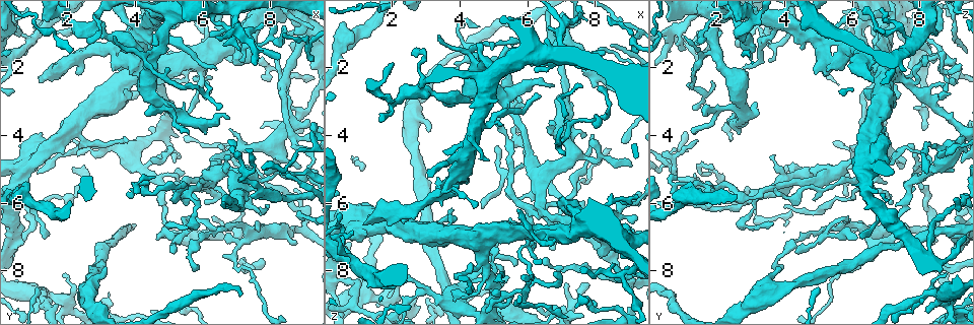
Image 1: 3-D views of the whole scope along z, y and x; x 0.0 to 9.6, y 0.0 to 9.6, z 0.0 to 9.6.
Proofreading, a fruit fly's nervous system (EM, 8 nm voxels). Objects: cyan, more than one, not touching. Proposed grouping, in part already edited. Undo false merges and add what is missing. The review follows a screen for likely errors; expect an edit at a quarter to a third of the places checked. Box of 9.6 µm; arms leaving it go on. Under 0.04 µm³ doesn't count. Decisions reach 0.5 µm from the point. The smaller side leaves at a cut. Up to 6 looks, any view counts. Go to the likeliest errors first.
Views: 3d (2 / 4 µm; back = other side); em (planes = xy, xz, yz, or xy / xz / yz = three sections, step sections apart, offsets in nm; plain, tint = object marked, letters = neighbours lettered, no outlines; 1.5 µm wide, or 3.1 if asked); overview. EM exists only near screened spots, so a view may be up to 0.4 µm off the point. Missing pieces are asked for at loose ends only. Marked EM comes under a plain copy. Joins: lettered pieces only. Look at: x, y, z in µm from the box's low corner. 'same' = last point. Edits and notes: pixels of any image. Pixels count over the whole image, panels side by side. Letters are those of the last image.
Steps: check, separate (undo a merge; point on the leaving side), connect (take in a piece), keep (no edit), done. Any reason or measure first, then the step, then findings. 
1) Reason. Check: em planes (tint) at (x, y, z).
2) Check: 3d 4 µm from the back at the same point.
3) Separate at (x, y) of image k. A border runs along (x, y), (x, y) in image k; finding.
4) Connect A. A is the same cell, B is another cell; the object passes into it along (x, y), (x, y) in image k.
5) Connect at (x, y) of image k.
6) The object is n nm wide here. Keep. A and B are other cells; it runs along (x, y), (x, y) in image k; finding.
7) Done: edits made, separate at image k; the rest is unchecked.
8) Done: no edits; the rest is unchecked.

Free end. Check: em xz step 8 (tint) at (3.10, 7.90, 3.85).

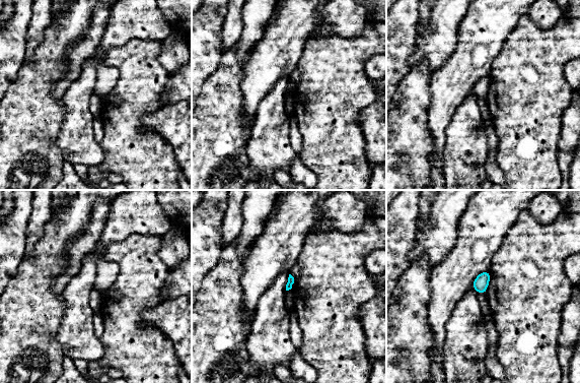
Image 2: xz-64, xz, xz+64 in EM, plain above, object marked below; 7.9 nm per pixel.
Check: em xz step 8 (letters) at the same point.

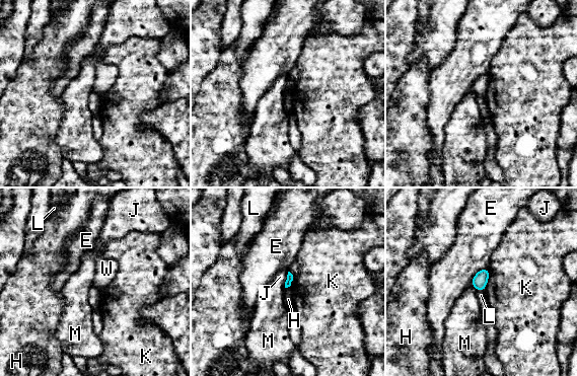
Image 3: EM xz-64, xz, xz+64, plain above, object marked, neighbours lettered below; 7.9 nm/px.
Keep. E, H, J, K, L, M and W are other cells; a border runs along (289, 286), (285, 288) in image 3; none of them fits.

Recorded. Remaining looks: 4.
An open end. Check: 3d 4 µm at (4.45, 1.45, 4.60).

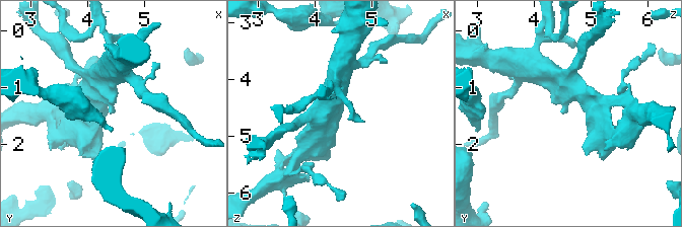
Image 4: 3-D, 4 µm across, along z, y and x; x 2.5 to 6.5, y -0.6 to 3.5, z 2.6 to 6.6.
Check: em xy step 4 (letters) at (4.45, 1.50, 4.55).

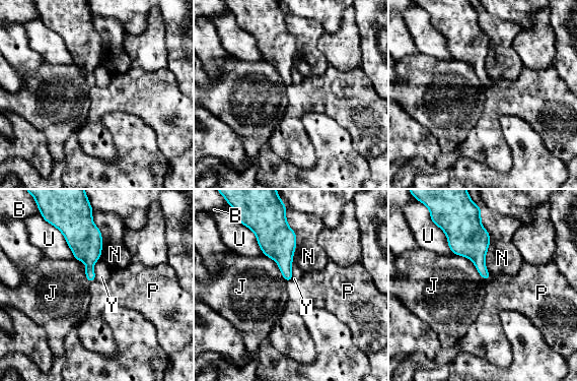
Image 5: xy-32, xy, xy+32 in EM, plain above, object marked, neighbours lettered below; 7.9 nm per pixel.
Check: em planes (letters) at the same point.

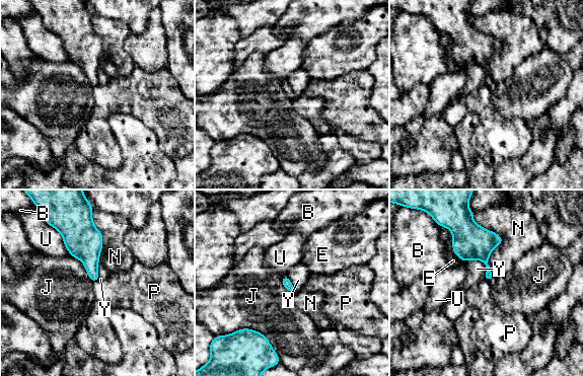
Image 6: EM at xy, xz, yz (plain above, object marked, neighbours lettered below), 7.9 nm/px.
The longest contact is with N, 500 nm. Connect Y. Y is the same cell, B, E, J, N, P and U are other cells; the object passes into it along (470, 241), (483, 261), (477, 269) in image 6; it goes on there.

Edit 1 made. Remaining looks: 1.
Done: edits made, connect at image 6; the rest is unchecked.

